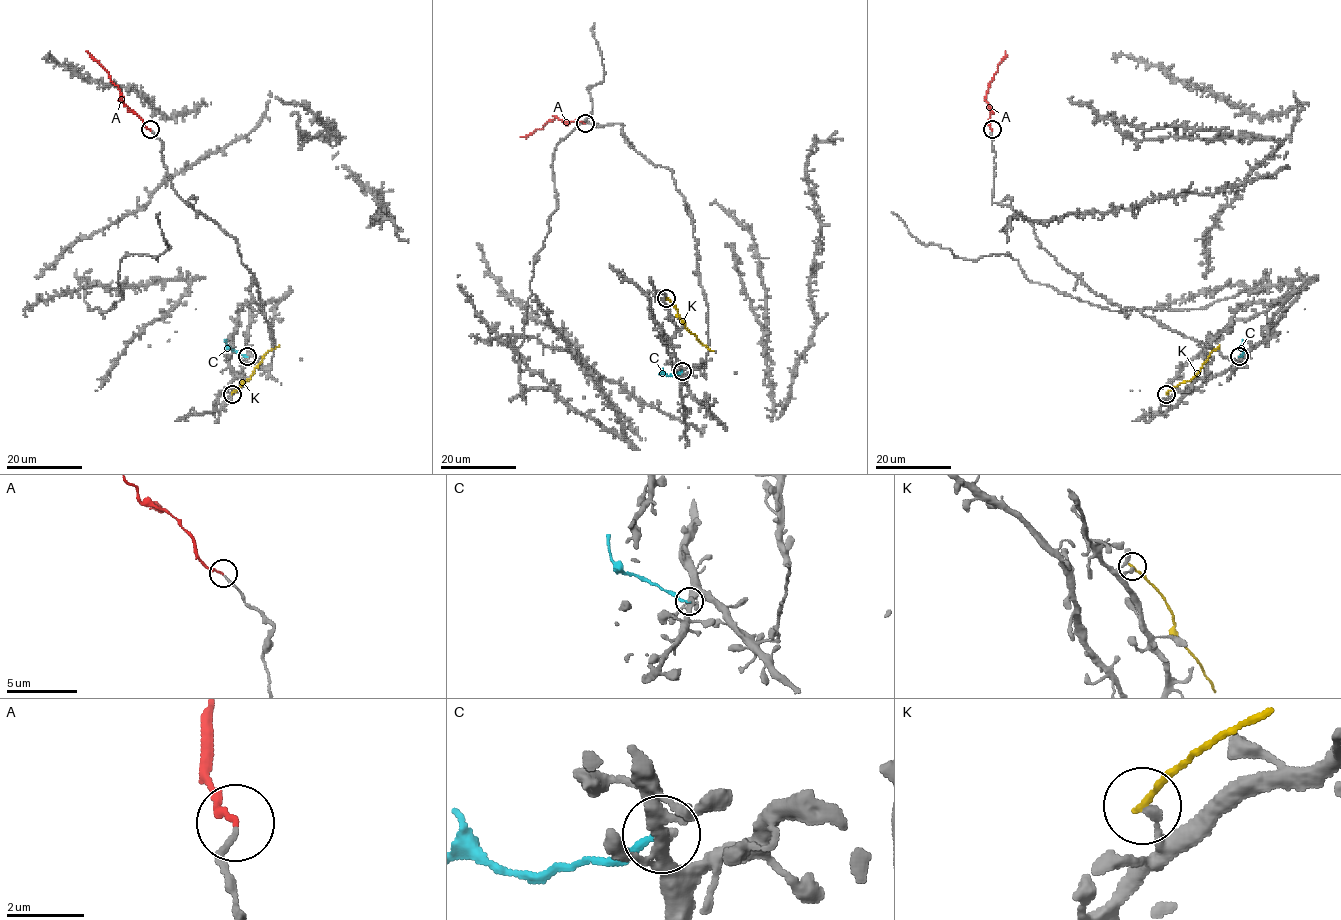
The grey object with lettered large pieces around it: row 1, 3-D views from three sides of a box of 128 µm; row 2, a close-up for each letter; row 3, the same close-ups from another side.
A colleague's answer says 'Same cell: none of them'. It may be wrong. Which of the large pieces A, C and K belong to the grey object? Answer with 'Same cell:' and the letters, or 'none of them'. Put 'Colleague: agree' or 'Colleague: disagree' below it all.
Same cell: A
Colleague: disagree

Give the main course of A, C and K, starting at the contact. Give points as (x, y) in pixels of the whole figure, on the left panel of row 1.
A: (151, 129), (127, 107), (119, 88), (86, 50)
C: (247, 357), (231, 350), (225, 339)
K: (232, 394), (246, 381), (262, 358), (280, 344)

